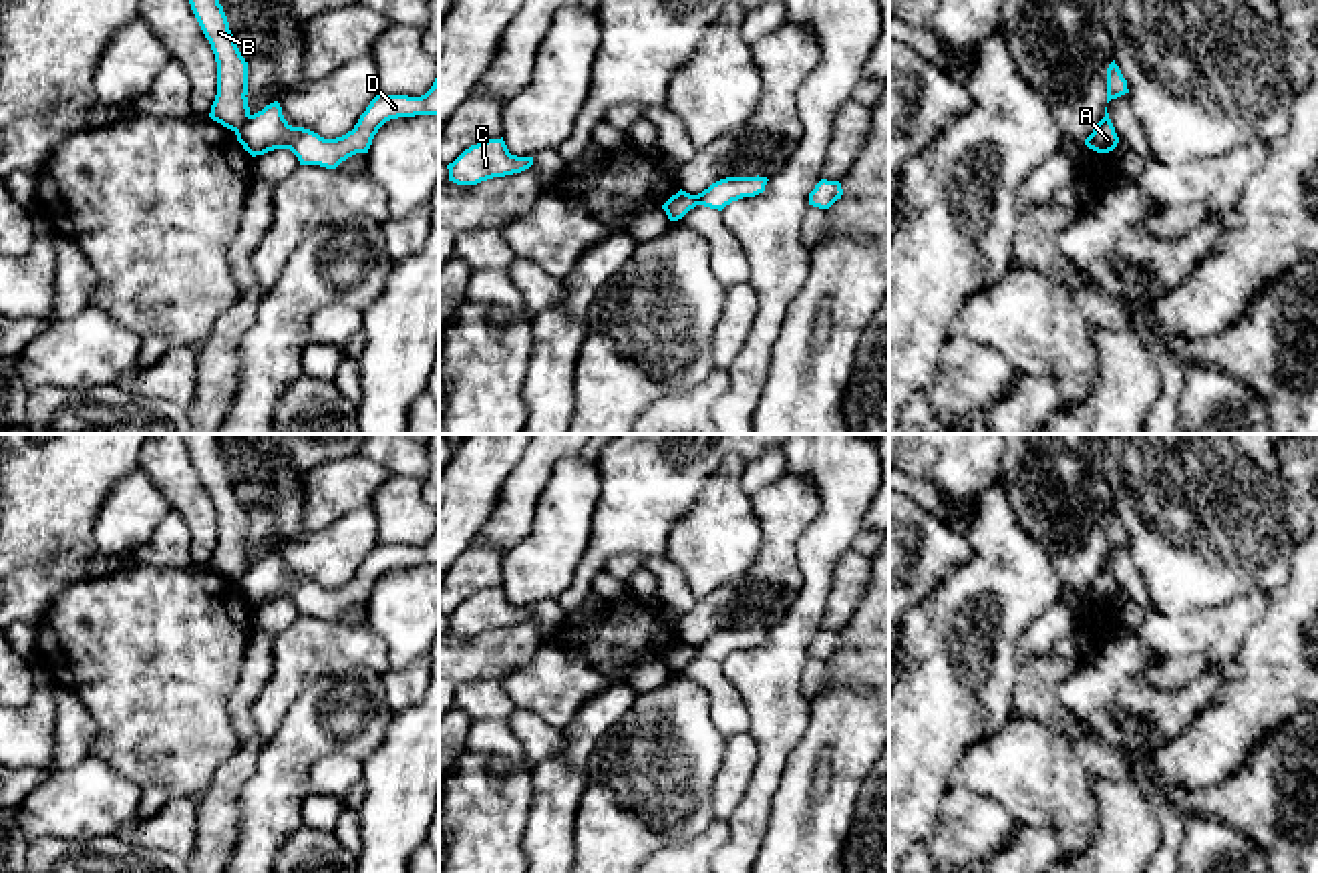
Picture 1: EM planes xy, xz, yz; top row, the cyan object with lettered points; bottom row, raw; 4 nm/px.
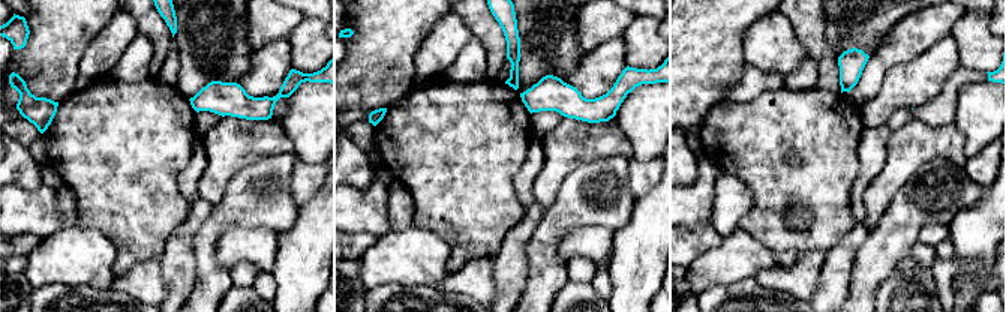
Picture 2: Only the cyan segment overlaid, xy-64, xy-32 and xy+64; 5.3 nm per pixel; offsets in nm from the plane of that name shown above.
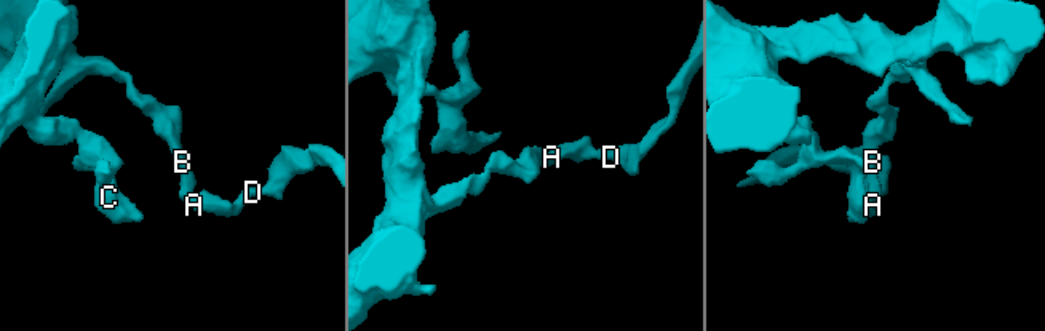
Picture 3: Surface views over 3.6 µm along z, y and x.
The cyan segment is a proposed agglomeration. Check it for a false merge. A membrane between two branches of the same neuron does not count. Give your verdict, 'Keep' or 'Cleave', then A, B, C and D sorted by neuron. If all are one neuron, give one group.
Cleave. Groups: A D / B C

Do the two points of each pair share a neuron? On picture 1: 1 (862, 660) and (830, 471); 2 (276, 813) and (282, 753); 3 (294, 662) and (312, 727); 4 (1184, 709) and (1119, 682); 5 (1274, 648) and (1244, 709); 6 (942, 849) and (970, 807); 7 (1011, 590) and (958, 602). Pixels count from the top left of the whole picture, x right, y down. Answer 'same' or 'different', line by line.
1: different
2: same
3: different
4: same
5: same
6: same
7: same

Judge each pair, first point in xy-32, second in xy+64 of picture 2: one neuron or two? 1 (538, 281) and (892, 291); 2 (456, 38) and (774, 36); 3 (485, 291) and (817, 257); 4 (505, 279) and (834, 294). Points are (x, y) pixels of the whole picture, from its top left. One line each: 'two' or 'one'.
1: two
2: one
3: one
4: one

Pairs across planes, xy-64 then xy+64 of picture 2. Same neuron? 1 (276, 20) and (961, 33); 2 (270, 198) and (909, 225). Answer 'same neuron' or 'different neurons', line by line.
1: different neurons
2: same neuron

